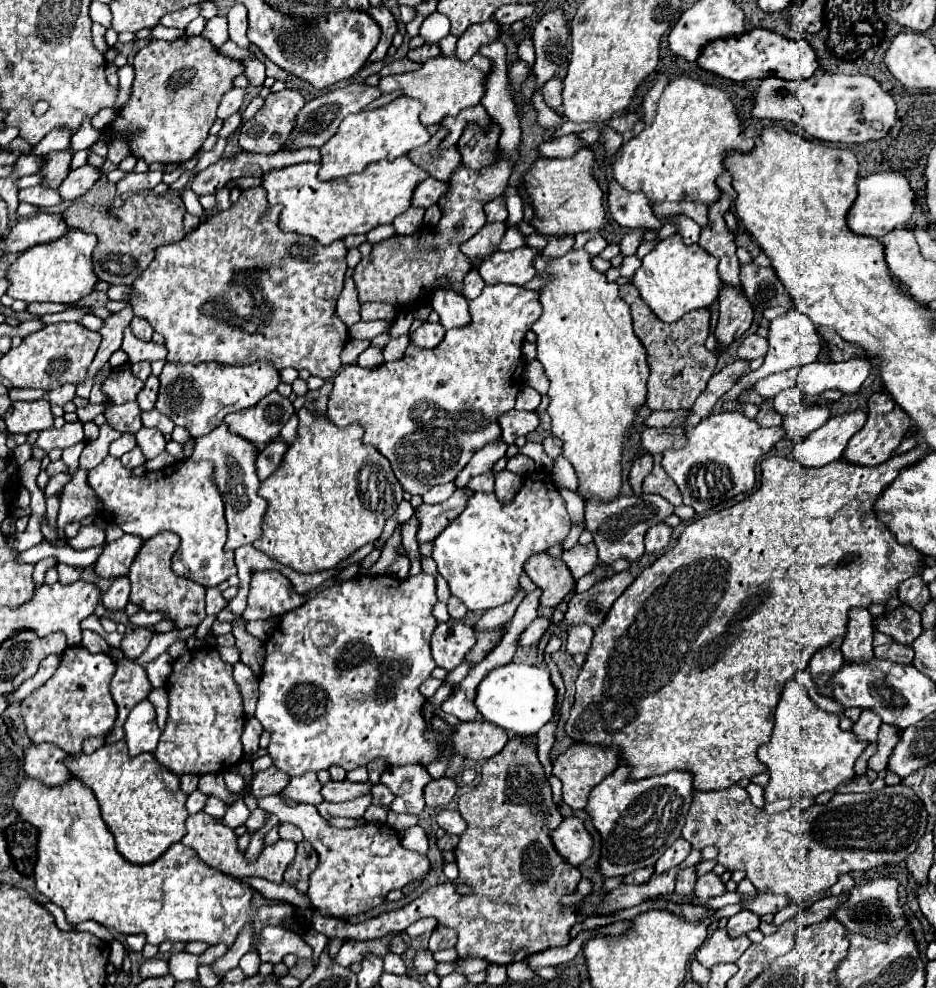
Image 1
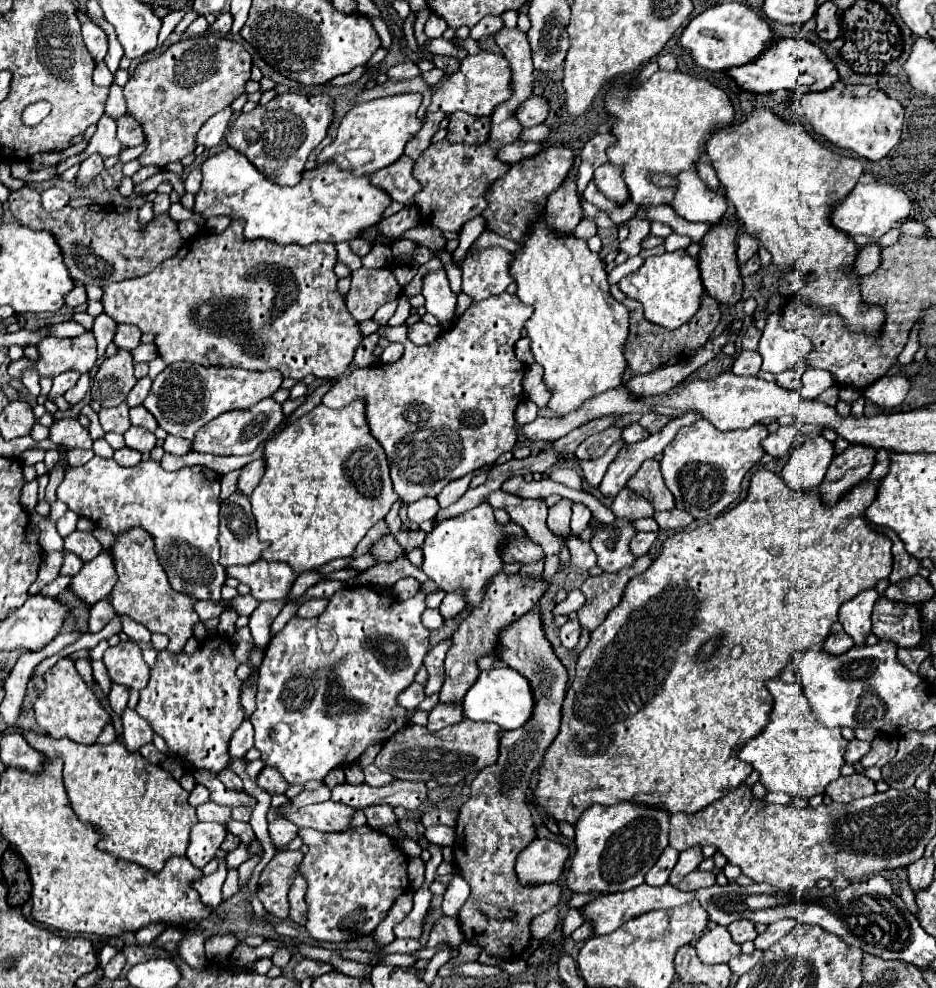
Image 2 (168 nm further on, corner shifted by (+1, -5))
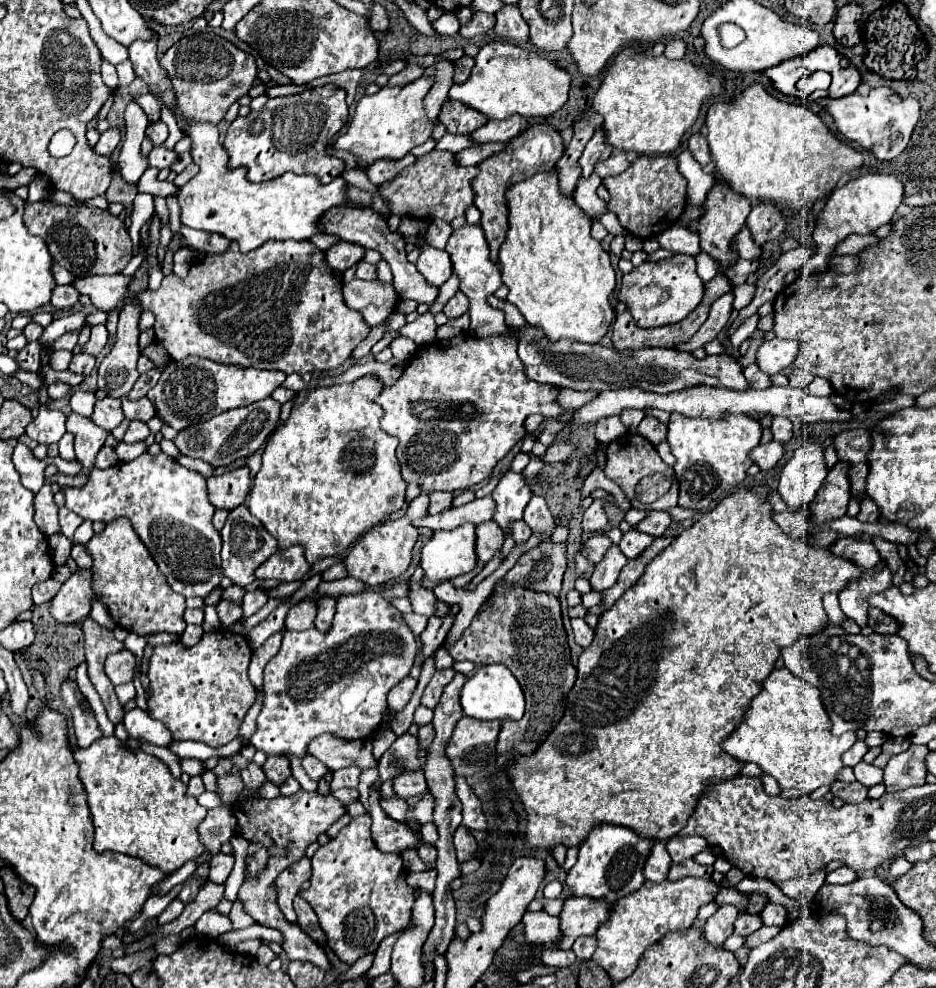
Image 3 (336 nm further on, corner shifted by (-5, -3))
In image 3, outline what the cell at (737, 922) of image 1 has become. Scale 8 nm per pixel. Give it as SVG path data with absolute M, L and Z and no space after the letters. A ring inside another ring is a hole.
M740 914L734 924L734 932L744 938L750 936L752 932L756 932L758 928L762 928L762 920L758 914Z

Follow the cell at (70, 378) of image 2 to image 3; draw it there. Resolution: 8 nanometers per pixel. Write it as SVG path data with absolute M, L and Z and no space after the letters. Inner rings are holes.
M80 354L80 356L74 356L72 362L70 362L70 372L74 374L82 374L82 376L90 376L90 372L94 370L94 358L88 356L88 354Z

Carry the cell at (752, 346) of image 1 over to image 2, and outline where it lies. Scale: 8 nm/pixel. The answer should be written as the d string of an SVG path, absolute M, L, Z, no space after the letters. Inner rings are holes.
M742 350L732 366L732 372L736 376L758 376L760 372L760 354L752 350Z

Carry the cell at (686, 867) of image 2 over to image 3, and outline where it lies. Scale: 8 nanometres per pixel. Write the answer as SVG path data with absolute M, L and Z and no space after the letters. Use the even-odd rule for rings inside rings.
M688 836L688 838L672 838L668 842L668 852L674 864L682 864L682 860L694 858L698 852L706 850L708 842L702 836Z

